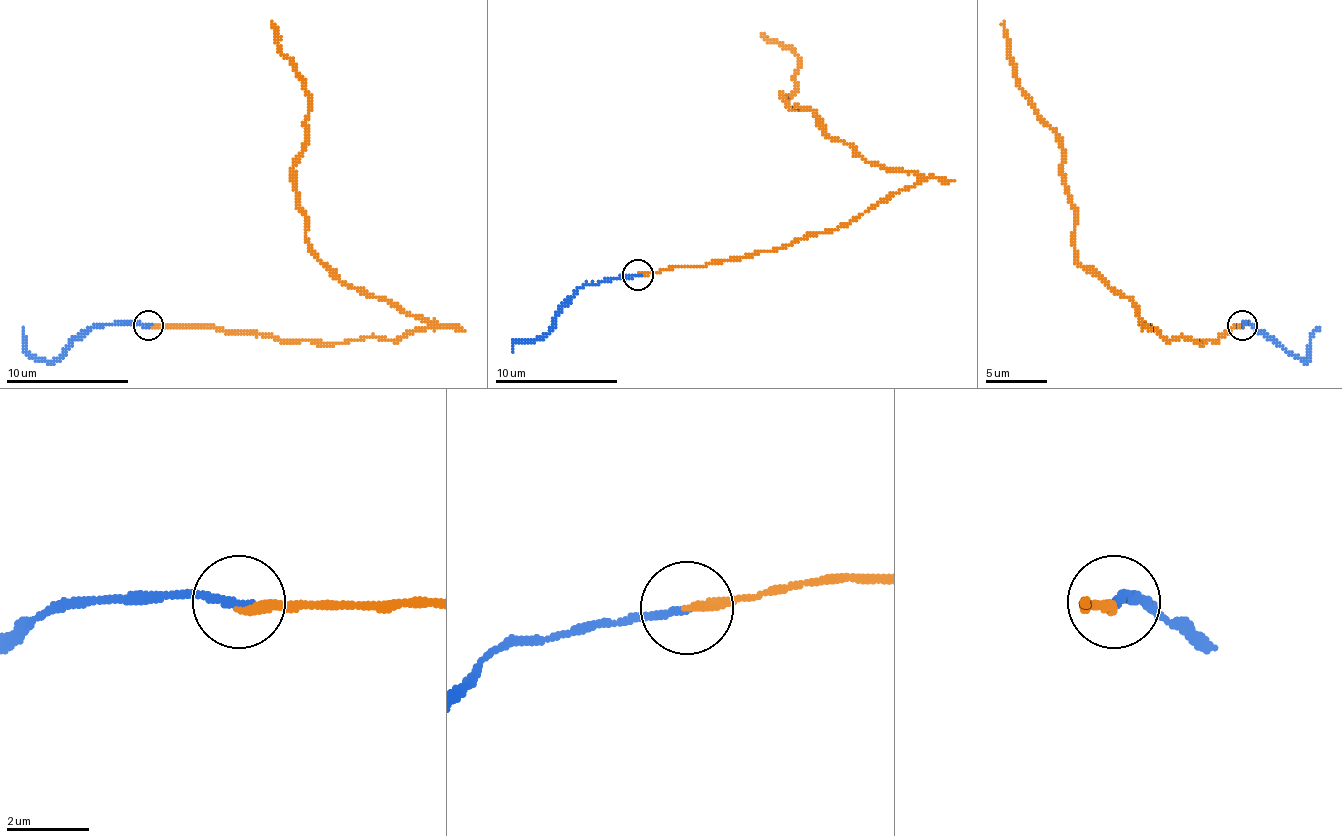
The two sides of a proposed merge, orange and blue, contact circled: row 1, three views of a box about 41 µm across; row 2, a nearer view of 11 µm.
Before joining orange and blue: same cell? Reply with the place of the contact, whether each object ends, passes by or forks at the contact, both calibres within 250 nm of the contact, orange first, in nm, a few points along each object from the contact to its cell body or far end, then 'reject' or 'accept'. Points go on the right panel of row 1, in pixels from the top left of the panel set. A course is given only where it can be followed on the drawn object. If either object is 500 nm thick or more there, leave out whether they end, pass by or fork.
place (1242, 325); orange ends; blue ends; calibres 240 and 190 nm; course orange (1243, 327), (1200, 343), (1166, 340), (1077, 260), (1059, 137), (1025, 91), (1007, 52), (1004, 21); course blue (1243, 324), (1252, 324), (1304, 361), (1319, 327); accept

